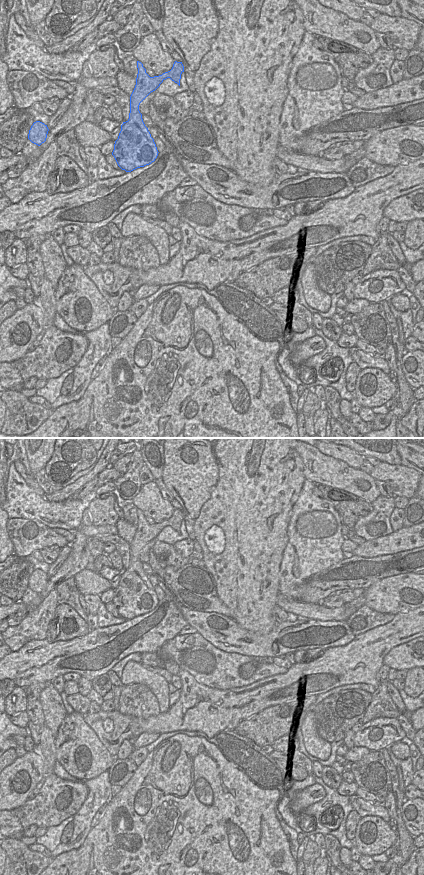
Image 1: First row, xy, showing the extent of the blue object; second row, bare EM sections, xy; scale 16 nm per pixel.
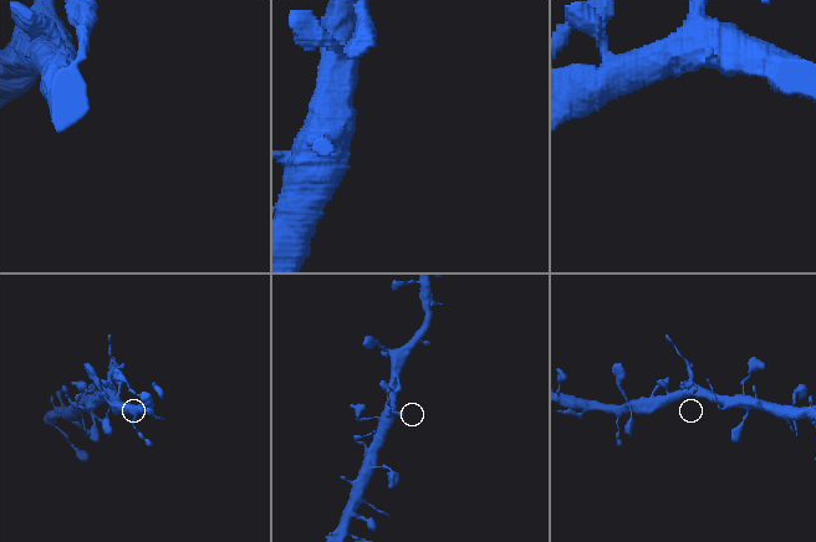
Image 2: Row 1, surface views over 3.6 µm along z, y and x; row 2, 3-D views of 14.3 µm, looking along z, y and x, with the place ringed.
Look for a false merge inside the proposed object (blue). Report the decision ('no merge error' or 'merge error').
merge error

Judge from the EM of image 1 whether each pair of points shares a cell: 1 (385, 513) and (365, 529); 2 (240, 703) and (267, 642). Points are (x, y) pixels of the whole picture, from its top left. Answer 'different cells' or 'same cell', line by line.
1: same cell
2: different cells

